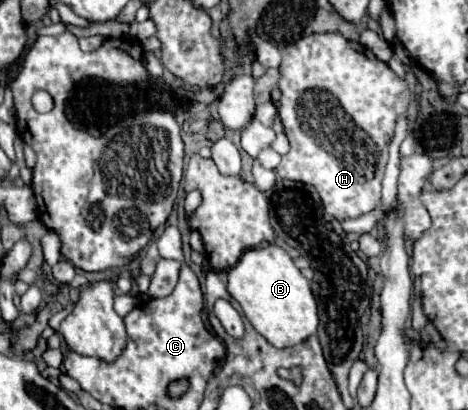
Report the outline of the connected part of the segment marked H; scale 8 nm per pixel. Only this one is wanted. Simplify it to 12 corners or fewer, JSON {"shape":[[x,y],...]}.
{"shape":[[361,43],[283,49],[279,177],[375,209],[411,101]]}

